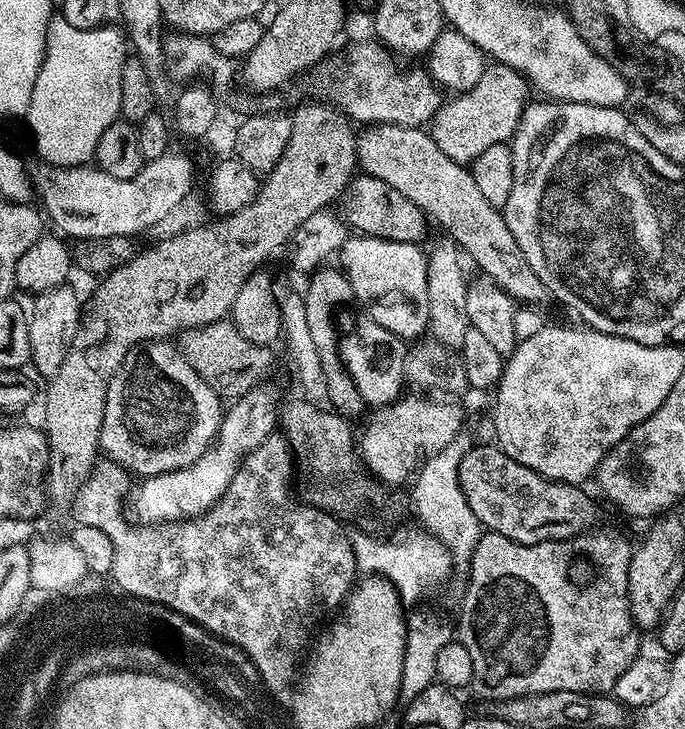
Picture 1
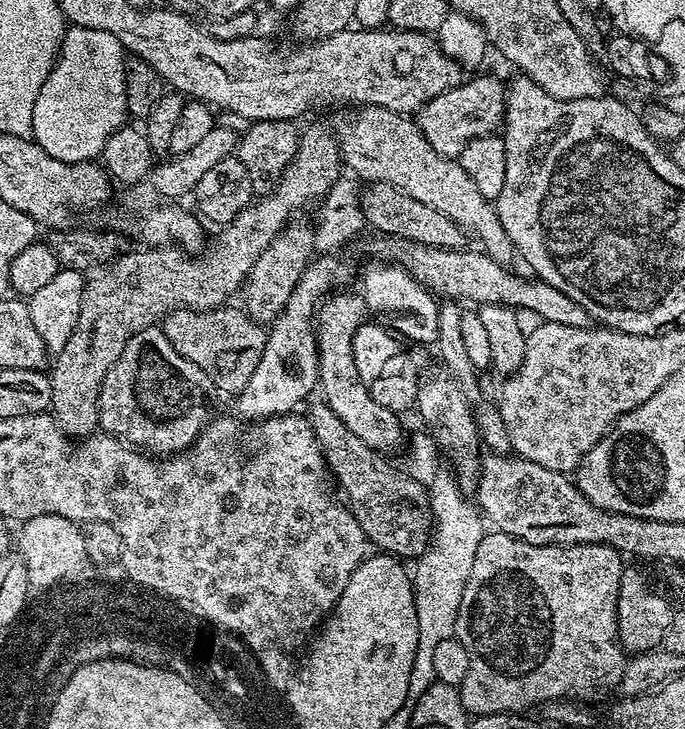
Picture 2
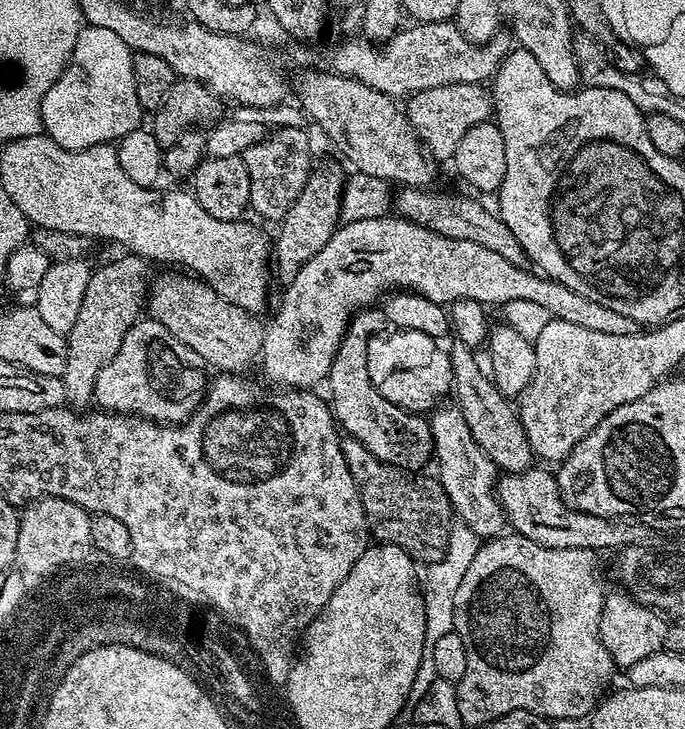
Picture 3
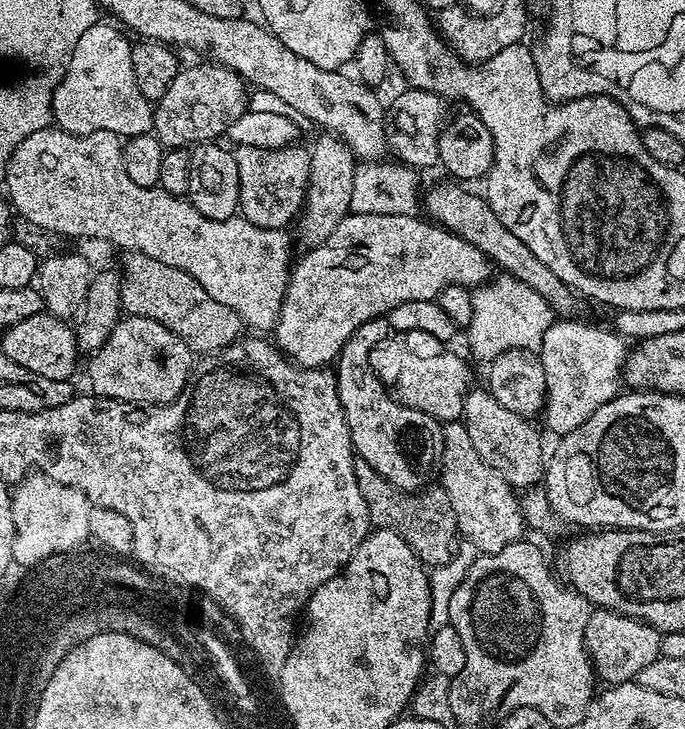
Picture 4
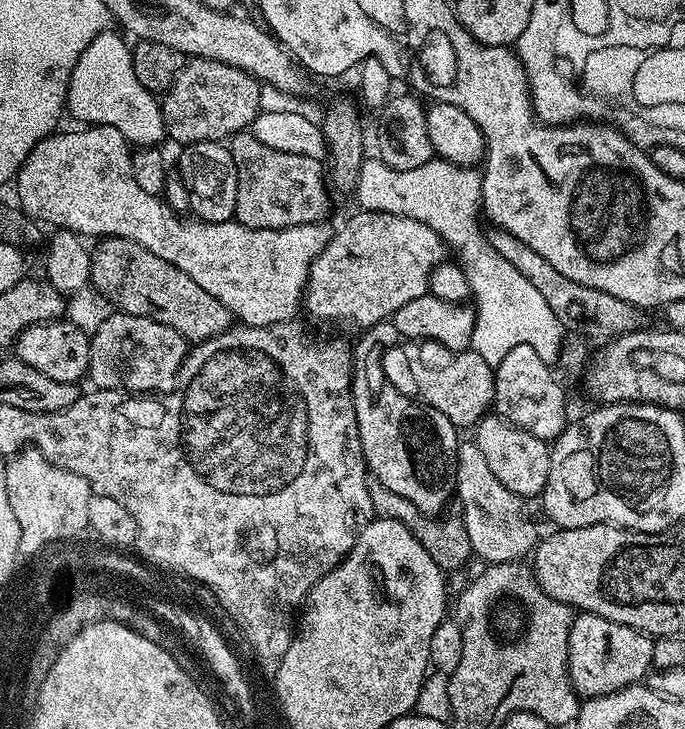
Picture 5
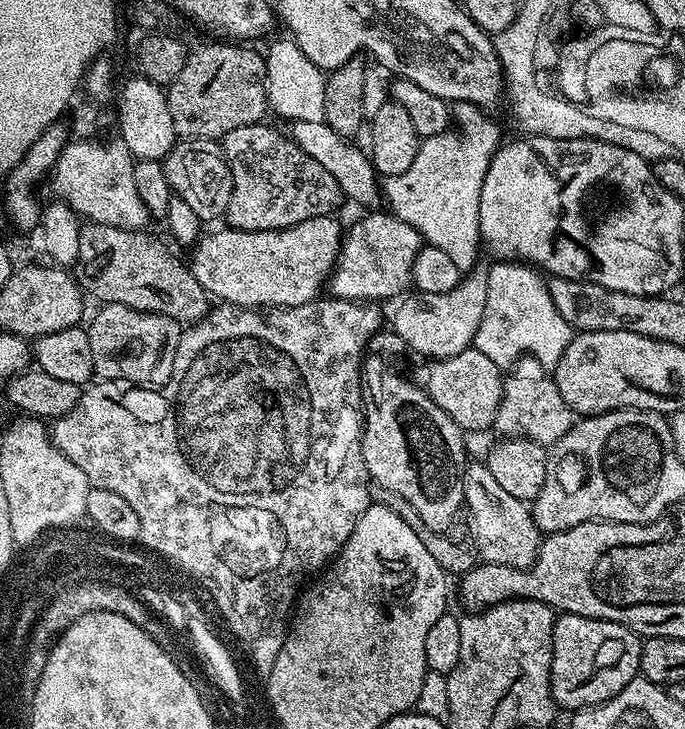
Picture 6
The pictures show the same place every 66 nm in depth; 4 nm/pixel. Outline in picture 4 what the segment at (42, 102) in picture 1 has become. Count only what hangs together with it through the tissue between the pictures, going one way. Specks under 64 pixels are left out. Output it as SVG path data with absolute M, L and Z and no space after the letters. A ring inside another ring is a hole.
M97 22L78 38L78 46L74 46L74 54L68 63L63 82L54 90L52 99L52 118L55 127L74 136L86 136L100 130L110 130L121 138L129 136L147 136L152 132L153 105L138 90L138 82L134 78L134 62L132 61L133 41L127 40L115 23Z

